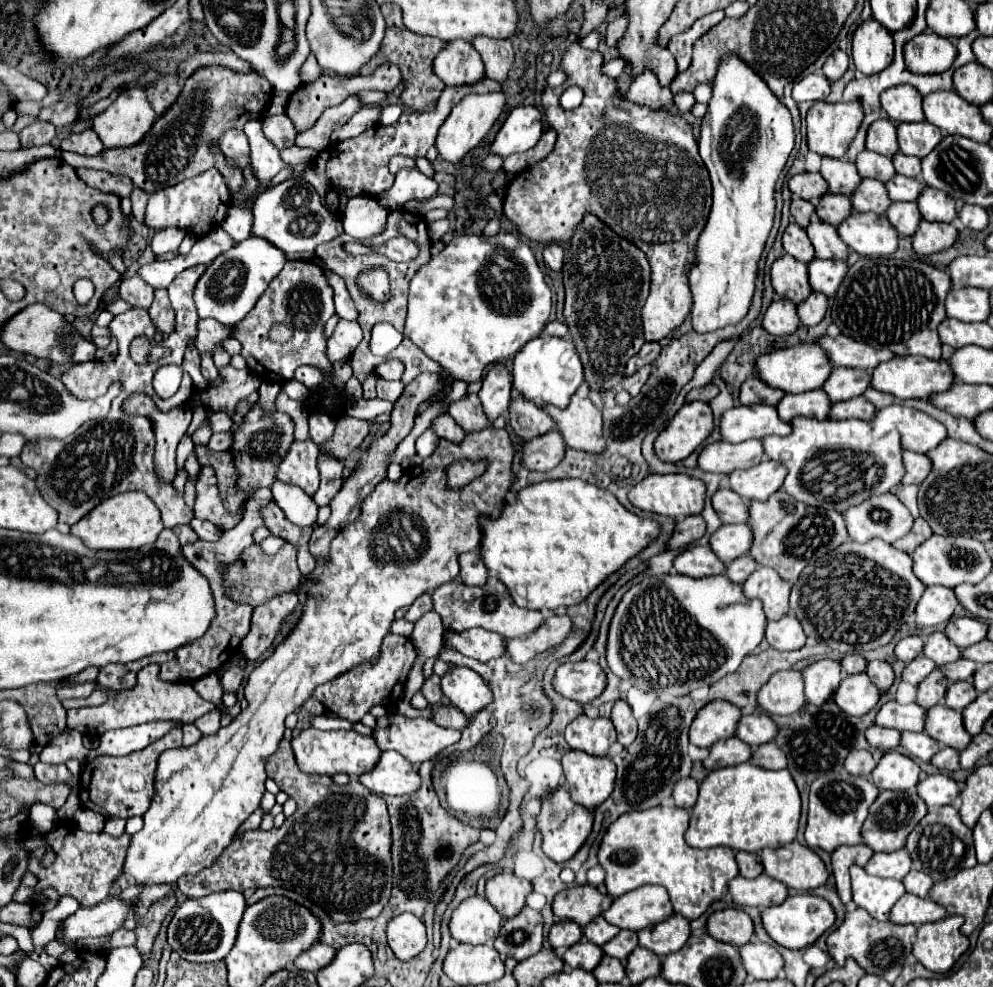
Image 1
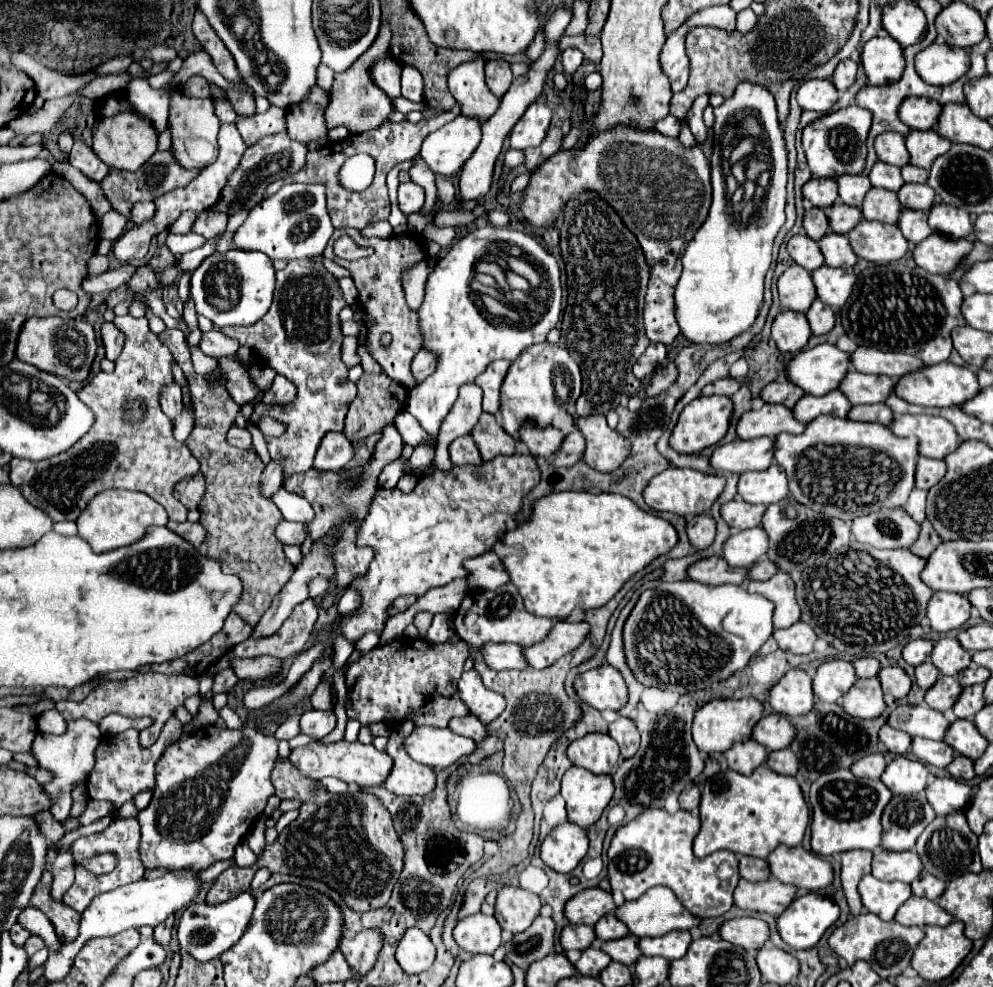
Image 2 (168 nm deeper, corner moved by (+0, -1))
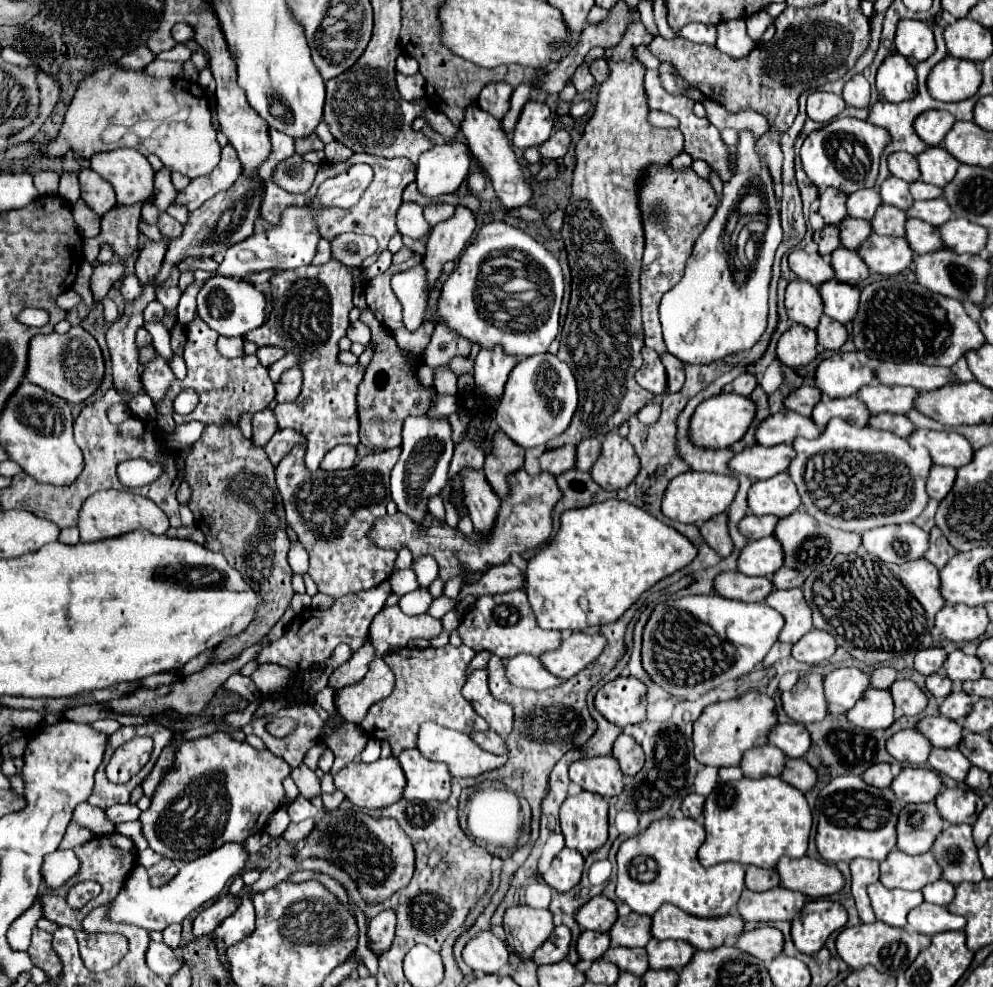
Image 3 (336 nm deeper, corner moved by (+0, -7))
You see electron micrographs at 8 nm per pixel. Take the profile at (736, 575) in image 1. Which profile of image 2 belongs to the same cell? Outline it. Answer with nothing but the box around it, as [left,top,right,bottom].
[748,558,776,580]

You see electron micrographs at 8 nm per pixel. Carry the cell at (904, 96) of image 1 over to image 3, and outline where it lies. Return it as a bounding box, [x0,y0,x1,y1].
[914,110,956,146]

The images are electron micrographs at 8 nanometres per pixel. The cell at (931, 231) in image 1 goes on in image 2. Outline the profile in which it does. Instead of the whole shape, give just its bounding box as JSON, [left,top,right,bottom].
[914,232,972,276]

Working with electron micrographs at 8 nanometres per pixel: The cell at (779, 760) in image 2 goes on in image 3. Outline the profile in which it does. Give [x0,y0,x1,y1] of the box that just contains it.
[782,758,818,792]

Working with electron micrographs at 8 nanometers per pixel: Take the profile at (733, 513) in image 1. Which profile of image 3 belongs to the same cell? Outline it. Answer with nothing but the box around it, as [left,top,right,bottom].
[740,514,780,540]

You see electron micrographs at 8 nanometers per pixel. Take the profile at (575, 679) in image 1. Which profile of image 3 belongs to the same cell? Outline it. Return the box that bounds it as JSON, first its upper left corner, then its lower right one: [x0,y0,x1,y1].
[594,676,646,728]

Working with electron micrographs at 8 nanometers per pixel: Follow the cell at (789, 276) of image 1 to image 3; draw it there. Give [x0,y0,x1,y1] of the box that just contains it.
[786,280,824,330]

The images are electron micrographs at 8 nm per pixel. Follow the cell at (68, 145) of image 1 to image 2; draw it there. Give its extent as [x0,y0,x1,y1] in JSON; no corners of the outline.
[68,140,108,182]

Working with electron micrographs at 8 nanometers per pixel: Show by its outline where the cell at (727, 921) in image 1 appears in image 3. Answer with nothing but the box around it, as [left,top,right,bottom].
[736,926,784,962]

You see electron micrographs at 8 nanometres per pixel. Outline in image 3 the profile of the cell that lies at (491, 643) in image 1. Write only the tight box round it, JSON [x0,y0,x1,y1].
[506,654,564,690]

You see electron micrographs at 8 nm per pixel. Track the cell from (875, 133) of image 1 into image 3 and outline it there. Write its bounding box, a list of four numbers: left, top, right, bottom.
[888,154,920,182]

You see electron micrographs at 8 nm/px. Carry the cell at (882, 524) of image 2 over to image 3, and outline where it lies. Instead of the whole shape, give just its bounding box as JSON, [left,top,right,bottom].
[862,524,930,564]

